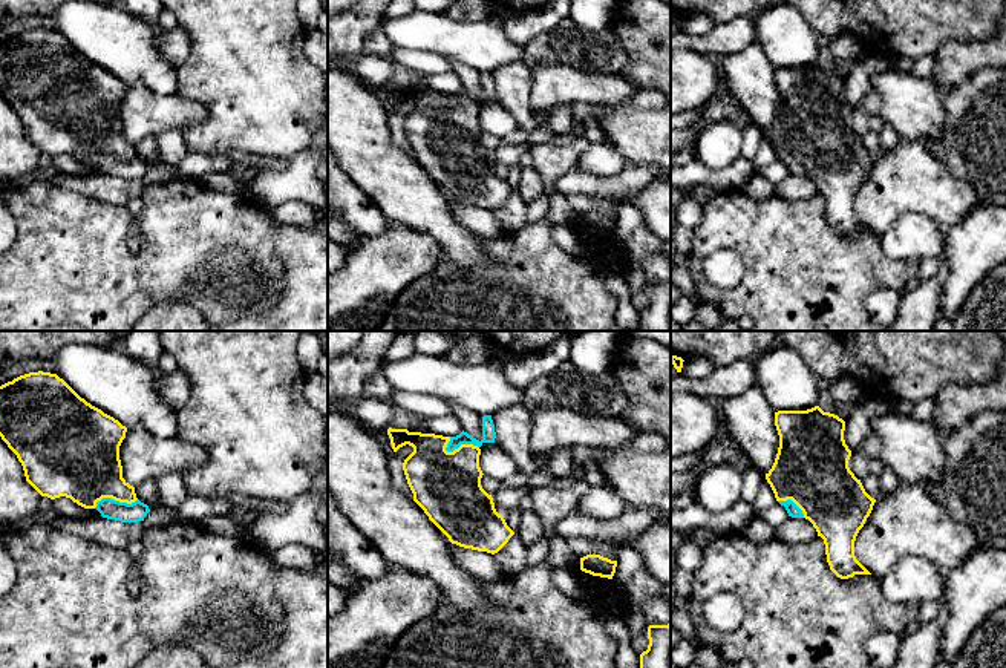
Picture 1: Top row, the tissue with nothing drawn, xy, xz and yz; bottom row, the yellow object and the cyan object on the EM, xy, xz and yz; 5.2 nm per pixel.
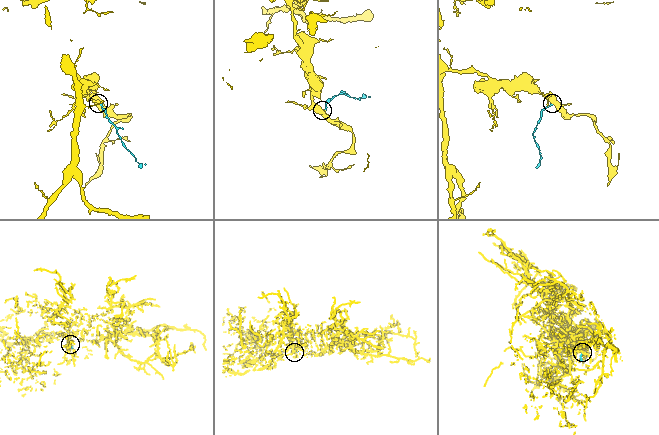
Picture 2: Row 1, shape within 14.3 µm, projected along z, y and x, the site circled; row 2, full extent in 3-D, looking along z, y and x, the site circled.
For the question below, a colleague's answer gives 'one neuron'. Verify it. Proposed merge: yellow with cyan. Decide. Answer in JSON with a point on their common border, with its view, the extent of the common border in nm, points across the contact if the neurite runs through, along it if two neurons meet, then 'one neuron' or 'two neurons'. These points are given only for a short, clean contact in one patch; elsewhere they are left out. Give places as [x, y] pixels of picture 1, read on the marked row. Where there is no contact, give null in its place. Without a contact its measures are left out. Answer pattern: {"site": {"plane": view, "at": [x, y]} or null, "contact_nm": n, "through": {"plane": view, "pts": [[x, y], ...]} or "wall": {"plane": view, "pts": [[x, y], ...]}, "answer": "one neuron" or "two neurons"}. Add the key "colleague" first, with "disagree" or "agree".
{"colleague": "agree", "site": {"plane": "xy", "at": [114, 498]}, "contact_nm": 240, "through": {"plane": "xy", "pts": [[81, 463], [114, 498], [111, 509]]}, "answer": "one neuron"}

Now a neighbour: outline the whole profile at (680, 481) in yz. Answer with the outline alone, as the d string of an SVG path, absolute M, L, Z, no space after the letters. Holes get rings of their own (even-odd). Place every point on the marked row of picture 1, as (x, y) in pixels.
M695 464L684 472L671 473L671 499L680 492L686 490L689 486L695 484L700 475L710 466Z

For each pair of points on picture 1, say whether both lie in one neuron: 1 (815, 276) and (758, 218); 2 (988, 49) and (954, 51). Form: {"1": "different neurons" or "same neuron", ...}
{"1": "same neuron", "2": "same neuron"}

